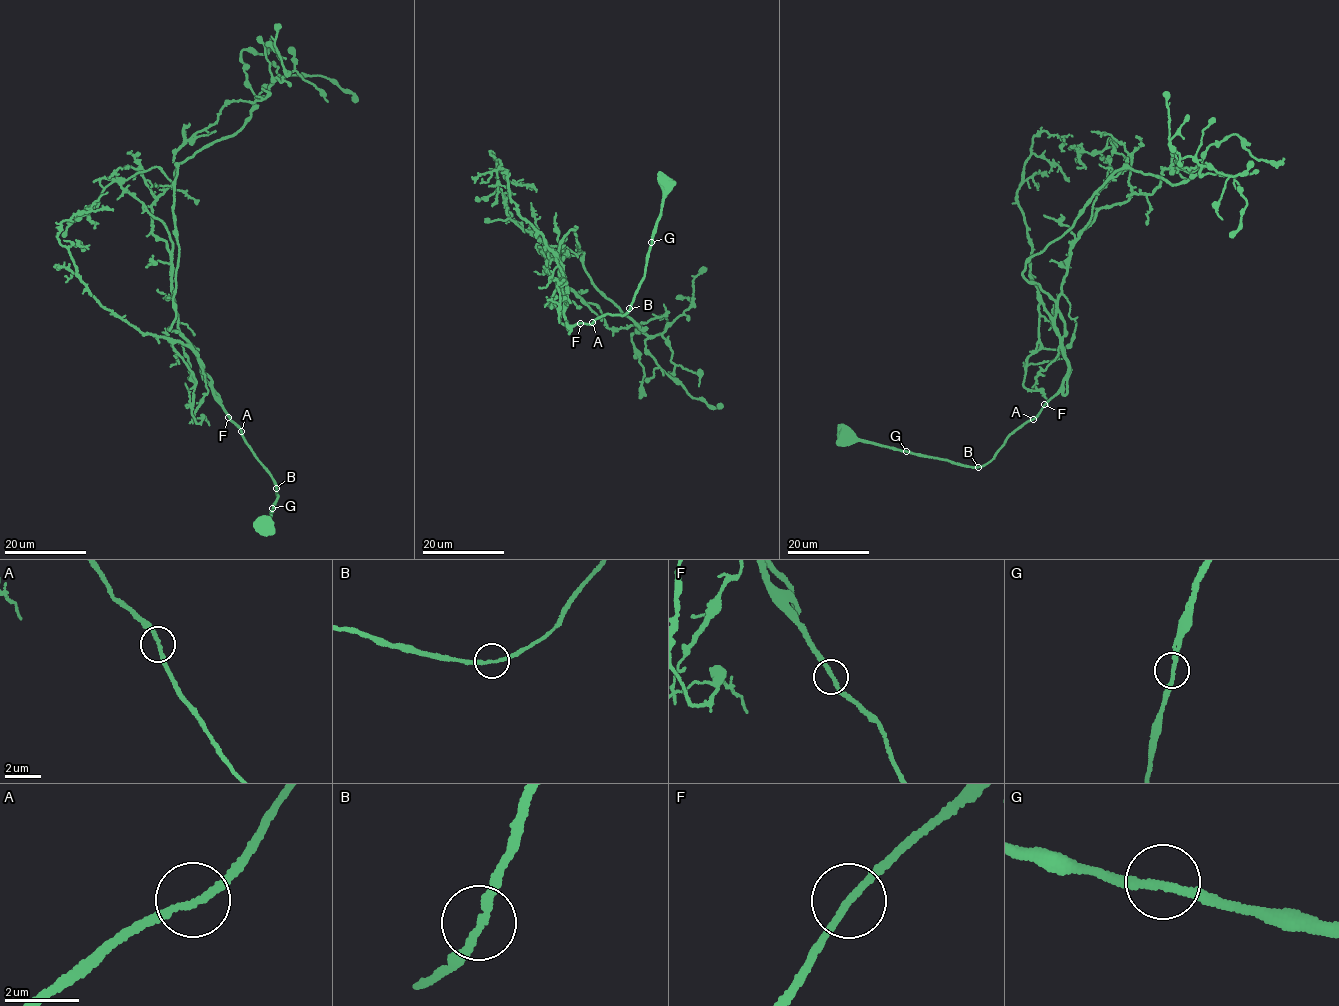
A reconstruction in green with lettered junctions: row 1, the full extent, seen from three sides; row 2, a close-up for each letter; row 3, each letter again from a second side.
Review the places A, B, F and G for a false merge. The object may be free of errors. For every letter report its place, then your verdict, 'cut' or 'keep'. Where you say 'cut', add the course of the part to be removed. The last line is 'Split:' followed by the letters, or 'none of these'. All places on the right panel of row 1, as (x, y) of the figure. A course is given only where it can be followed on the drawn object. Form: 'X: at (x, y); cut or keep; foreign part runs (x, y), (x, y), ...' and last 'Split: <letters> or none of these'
A: at (1033, 419); keep
B: at (978, 467); keep
F: at (1044, 404); keep
G: at (906, 451); keep
Split: none of these

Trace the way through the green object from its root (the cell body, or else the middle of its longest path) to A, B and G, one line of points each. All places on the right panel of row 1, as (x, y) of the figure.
A: (846, 435), (981, 467), (993, 458), (1015, 430), (1032, 419)
B: (846, 435), (978, 467)
G: (846, 435), (905, 451)

